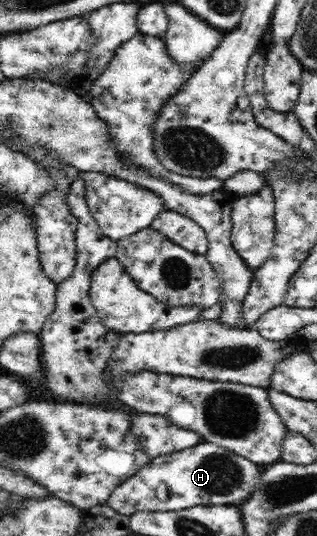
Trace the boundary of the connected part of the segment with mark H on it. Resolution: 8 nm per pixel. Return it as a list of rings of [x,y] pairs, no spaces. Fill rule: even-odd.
[[[203,441],[198,446],[188,448],[179,452],[170,452],[153,457],[150,463],[142,466],[132,478],[126,479],[124,483],[117,484],[106,497],[106,504],[120,515],[131,516],[136,512],[159,512],[186,510],[194,506],[212,505],[236,505],[242,504],[252,495],[258,486],[260,471],[256,464],[249,459],[226,449]]]

